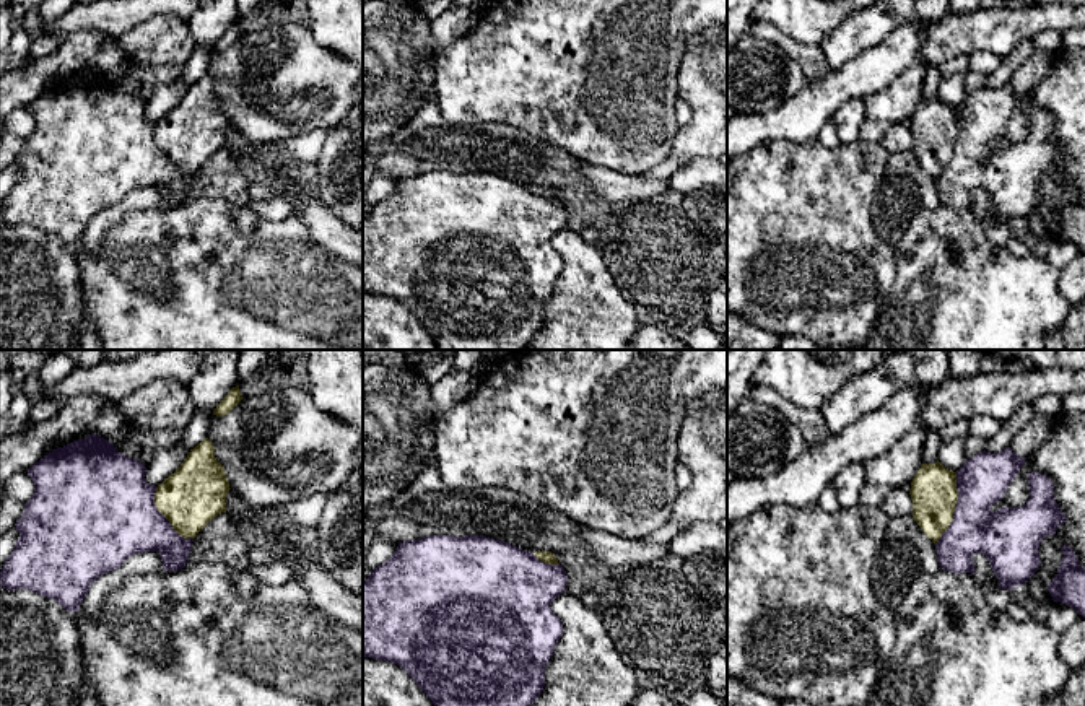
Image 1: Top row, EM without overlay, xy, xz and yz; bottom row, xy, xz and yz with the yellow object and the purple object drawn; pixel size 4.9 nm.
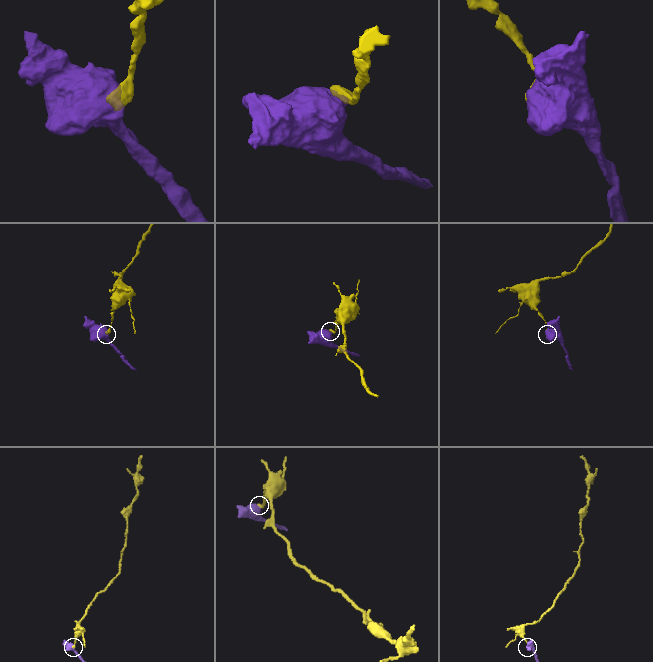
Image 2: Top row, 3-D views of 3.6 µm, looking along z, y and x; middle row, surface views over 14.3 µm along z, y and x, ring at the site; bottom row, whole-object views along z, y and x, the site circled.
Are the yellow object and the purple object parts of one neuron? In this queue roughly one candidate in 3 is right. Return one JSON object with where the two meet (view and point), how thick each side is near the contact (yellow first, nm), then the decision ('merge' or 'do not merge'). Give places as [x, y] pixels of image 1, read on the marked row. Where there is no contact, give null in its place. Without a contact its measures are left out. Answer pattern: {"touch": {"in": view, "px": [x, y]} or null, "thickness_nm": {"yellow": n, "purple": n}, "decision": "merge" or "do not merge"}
{"touch": {"in": "yz", "px": [955, 506]}, "thickness_nm": {"yellow": 240, "purple": 240}, "decision": "do not merge"}

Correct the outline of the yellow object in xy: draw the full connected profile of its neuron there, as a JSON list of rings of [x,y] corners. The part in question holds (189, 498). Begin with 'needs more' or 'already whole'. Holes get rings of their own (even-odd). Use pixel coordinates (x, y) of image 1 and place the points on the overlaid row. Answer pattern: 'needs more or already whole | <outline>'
already whole | [[[205,438],[190,449],[181,467],[158,485],[155,506],[181,537],[195,538],[213,517],[226,512],[229,490],[213,442]]]

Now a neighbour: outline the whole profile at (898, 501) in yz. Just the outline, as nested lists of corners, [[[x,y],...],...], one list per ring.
[[[890,488],[880,508],[888,517],[913,517],[911,495],[904,488]]]

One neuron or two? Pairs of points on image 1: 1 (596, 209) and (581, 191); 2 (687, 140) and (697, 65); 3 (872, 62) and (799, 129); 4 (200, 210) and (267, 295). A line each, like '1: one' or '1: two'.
1: one
2: one
3: one
4: one

